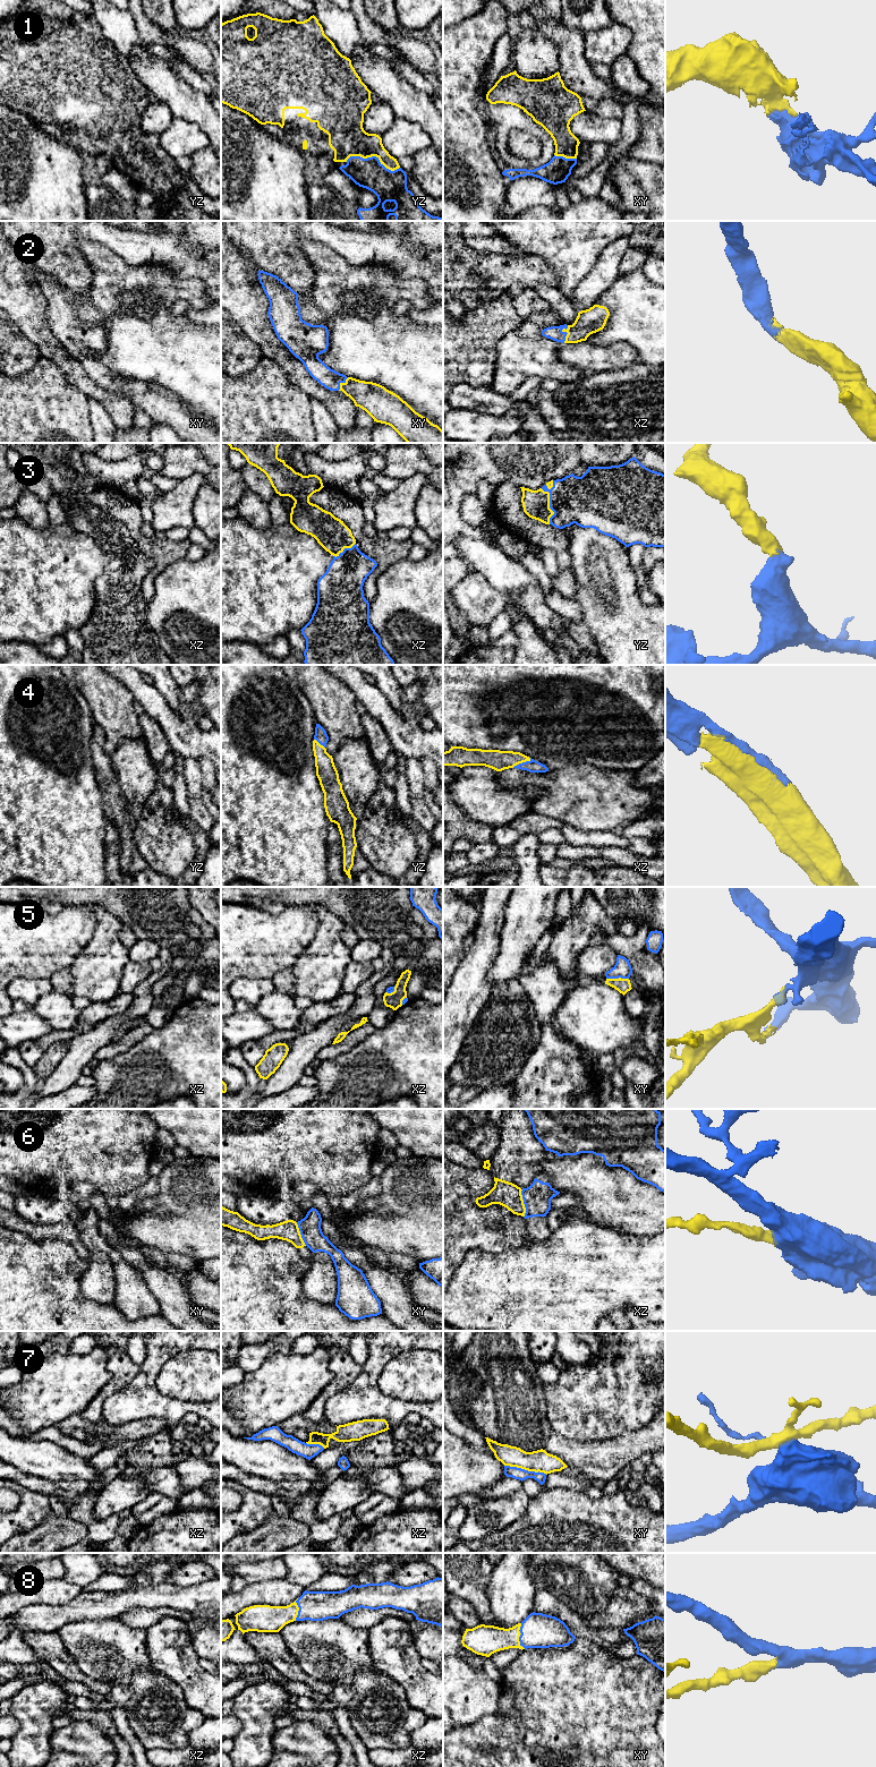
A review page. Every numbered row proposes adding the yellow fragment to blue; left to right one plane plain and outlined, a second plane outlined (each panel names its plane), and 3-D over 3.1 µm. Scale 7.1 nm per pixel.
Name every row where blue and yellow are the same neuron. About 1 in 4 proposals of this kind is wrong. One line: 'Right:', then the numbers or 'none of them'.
Right: 1, 2, 3, 4, 8

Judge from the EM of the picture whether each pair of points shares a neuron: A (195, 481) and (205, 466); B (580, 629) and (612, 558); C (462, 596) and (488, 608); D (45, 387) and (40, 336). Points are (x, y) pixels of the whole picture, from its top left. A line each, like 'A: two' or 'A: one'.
A: two
B: two
C: one
D: two

